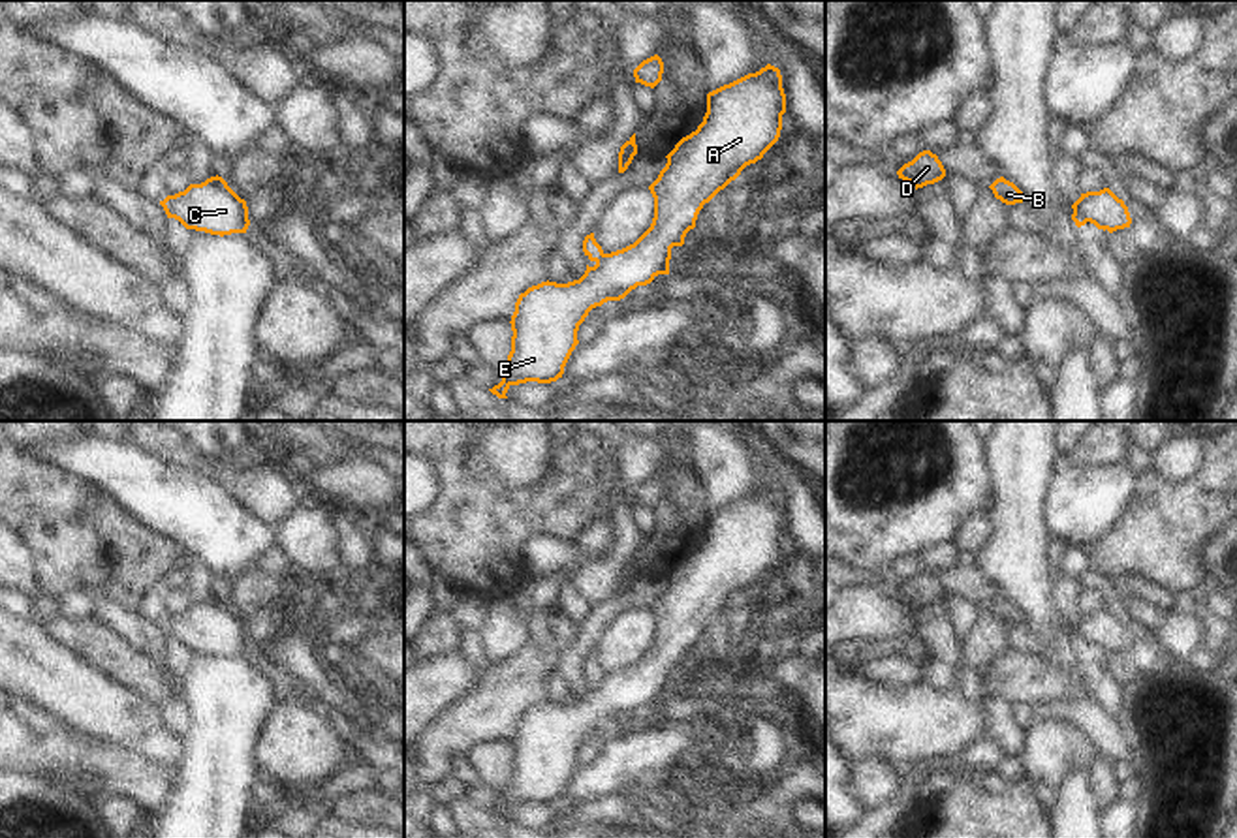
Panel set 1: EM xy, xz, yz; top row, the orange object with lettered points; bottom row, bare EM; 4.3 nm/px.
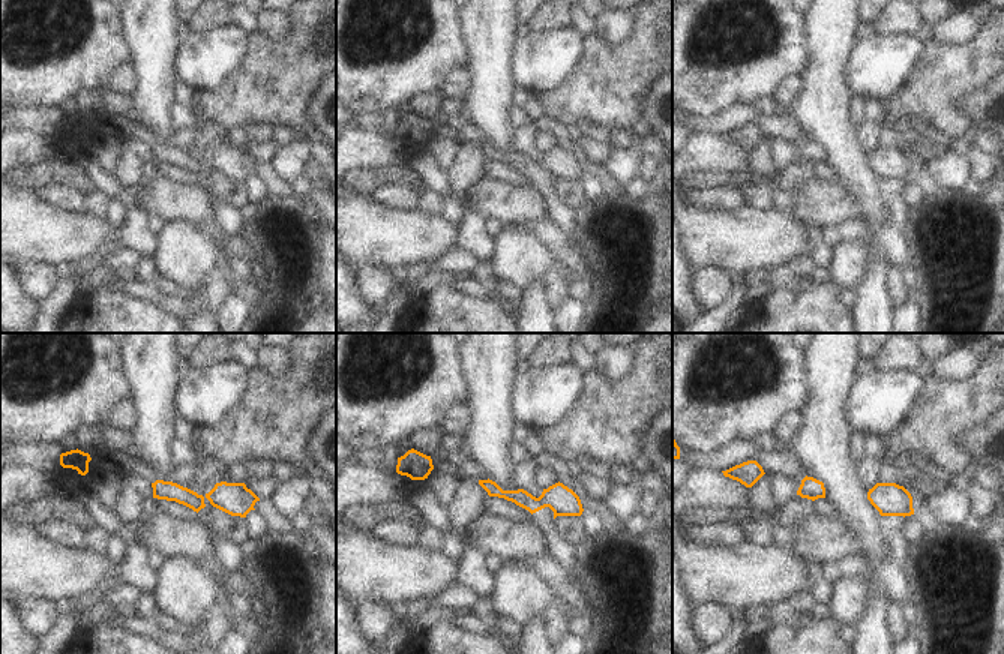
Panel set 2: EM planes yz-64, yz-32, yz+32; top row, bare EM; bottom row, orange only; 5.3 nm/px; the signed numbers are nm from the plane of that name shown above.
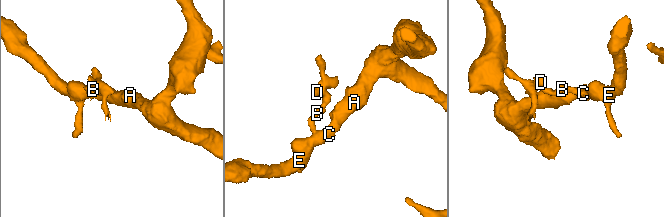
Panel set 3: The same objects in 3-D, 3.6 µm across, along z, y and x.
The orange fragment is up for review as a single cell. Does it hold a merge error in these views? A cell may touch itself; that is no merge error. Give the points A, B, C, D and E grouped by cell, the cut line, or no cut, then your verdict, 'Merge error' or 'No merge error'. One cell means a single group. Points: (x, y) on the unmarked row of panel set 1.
Groups: A C E / B D. Split along xz (604, 675), (596, 682). Merge error

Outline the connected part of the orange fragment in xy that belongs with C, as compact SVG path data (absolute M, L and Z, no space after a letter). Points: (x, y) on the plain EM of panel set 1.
M218 596L167 616L160 626L167 639L179 641L186 650L211 656L246 654L250 646L246 622Z

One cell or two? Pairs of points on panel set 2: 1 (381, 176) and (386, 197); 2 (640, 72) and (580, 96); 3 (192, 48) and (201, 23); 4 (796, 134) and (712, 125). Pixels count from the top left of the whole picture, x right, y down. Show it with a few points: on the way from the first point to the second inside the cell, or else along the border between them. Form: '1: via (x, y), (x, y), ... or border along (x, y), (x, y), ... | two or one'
1: border along (416, 192), (405, 186), (380, 186), (369, 194) | two
2: via (625, 72), (604, 89), (595, 92) | one
3: border along (233, 24), (192, 32) | two
4: via (775, 126), (758, 119), (733, 119) | one

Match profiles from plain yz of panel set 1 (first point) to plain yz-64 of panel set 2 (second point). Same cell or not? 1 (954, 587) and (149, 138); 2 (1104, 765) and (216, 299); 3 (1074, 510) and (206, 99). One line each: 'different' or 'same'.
1: same
2: same
3: different

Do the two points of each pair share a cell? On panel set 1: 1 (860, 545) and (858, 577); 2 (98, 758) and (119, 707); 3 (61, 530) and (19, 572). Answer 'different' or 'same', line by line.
1: different
2: different
3: different

